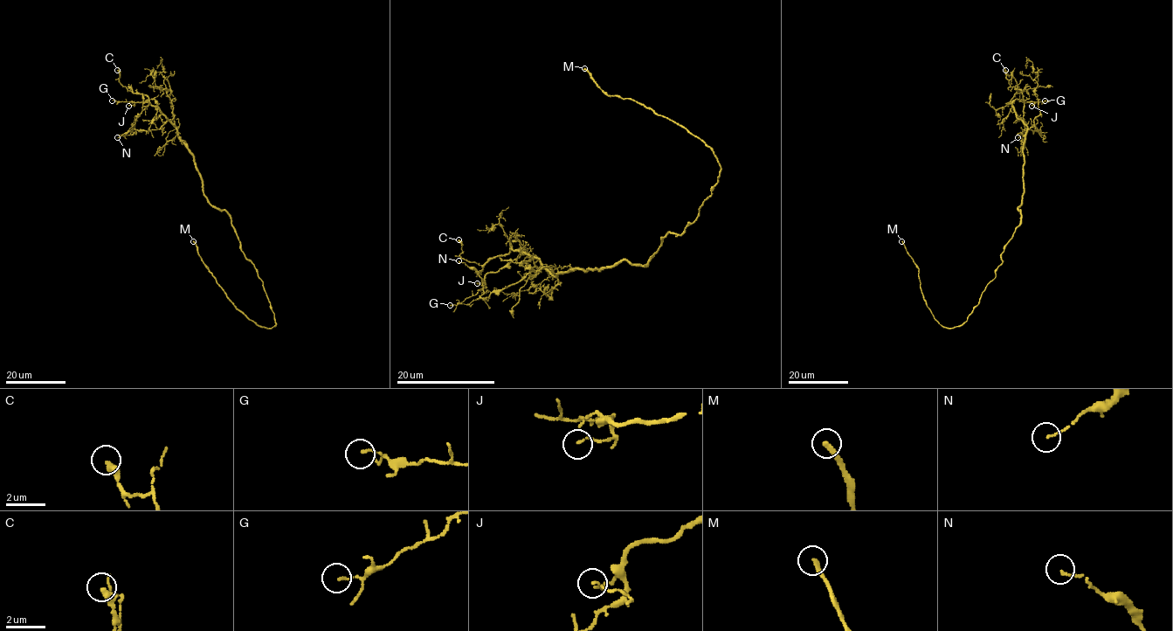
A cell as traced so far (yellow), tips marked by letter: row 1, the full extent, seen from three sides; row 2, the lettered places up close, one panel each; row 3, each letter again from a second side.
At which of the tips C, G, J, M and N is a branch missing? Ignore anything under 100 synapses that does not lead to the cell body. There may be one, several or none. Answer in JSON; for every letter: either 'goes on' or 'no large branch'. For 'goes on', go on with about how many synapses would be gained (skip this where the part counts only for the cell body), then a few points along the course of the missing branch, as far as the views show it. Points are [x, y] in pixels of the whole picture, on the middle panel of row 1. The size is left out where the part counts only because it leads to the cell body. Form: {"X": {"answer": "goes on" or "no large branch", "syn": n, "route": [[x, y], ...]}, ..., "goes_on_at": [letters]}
{"C": {"answer": "no large branch"}, "G": {"answer": "no large branch"}, "J": {"answer": "no large branch"}, "M": {"answer": "goes on", "syn": 120}, "N": {"answer": "no large branch"}, "goes_on_at": ["M"]}

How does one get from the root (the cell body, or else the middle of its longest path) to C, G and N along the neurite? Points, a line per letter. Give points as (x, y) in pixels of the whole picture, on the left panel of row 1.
C: (241, 246), (230, 216), (203, 193), (194, 156), (177, 129), (146, 95), (122, 86), (117, 70)
G: (241, 246), (230, 216), (216, 208), (203, 193), (194, 156), (157, 103), (153, 99), (135, 102), (112, 100)
N: (241, 246), (230, 216), (216, 208), (203, 193), (194, 156), (168, 121), (150, 131), (133, 127), (117, 137)

